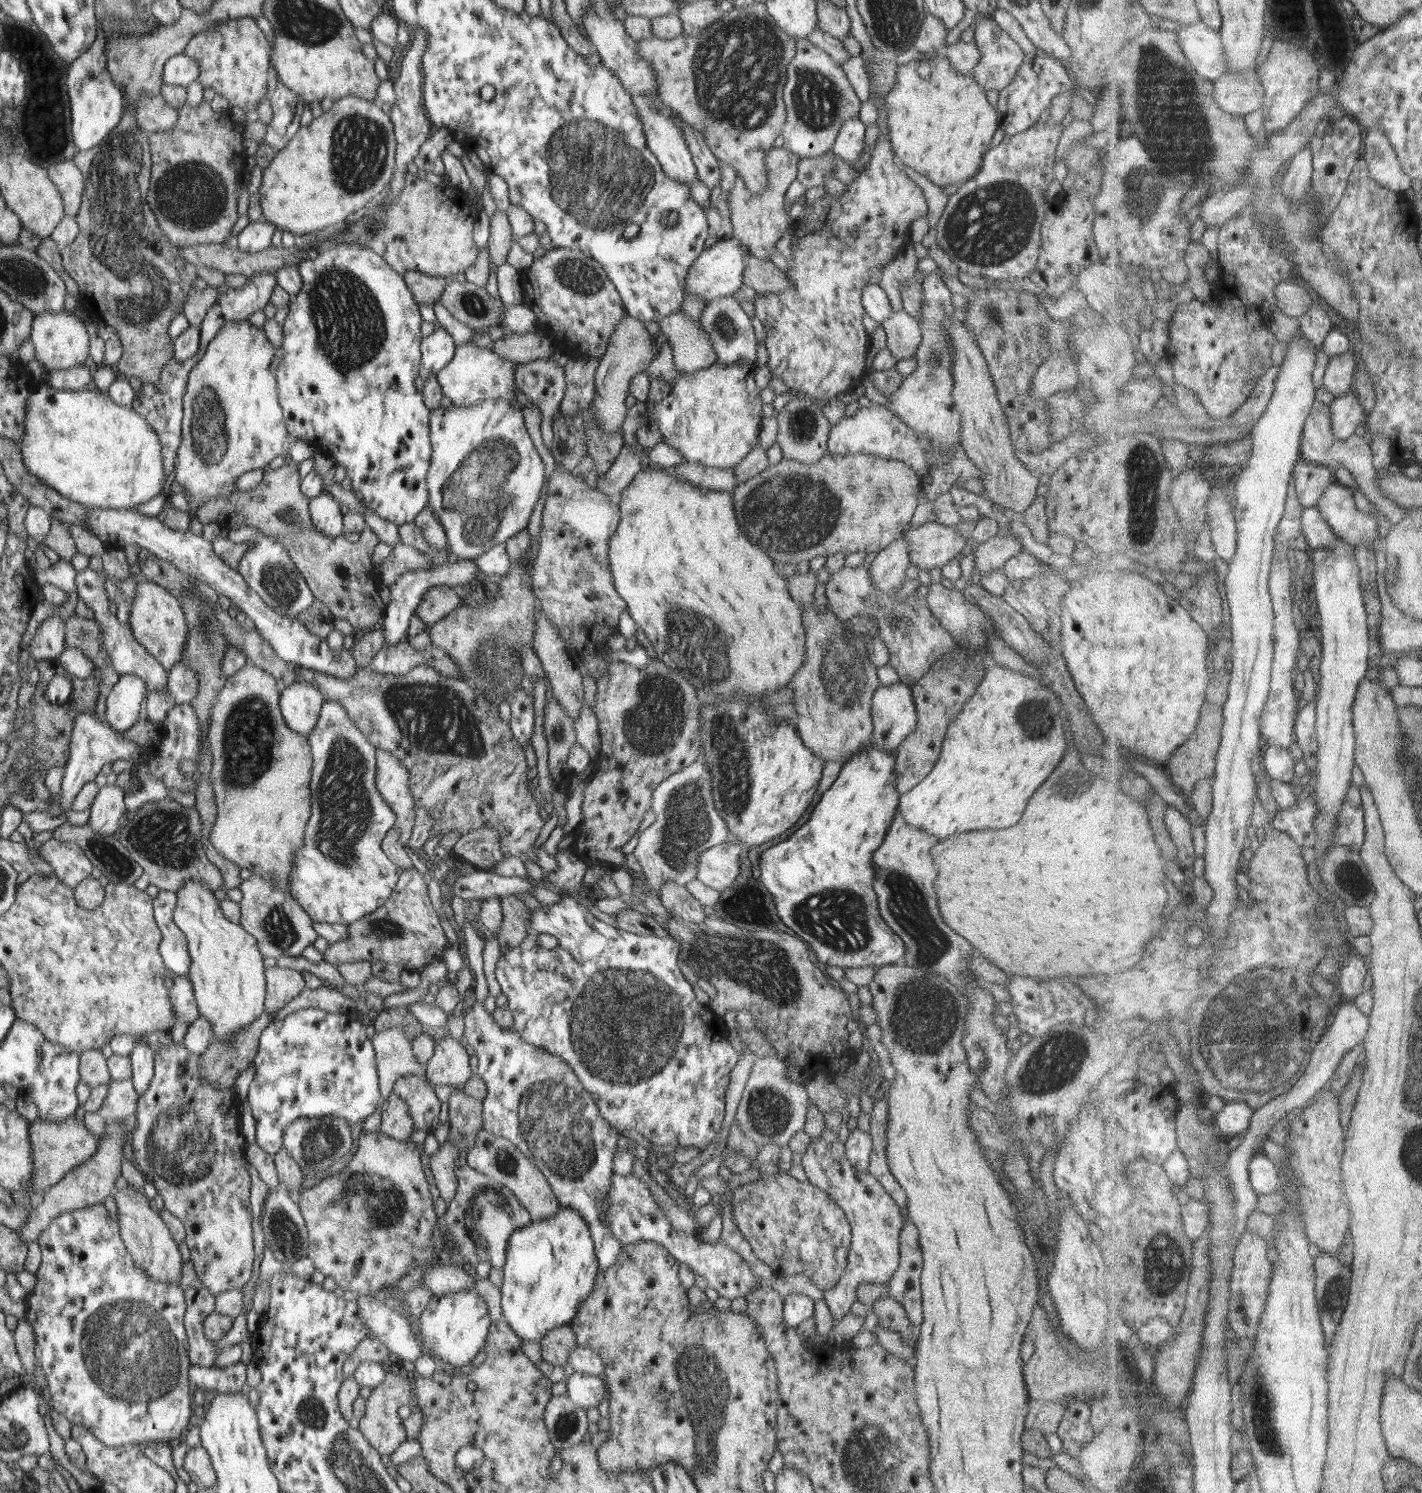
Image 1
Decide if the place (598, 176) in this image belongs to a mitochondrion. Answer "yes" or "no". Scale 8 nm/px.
yes

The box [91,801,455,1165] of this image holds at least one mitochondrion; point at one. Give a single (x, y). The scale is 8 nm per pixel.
(163, 837)

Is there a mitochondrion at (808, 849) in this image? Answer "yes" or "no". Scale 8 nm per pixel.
no

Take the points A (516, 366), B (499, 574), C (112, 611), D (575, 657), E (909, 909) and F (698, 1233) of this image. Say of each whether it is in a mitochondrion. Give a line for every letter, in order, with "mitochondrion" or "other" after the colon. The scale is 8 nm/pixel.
A: other
B: other
C: other
D: other
E: mitochondrion
F: other

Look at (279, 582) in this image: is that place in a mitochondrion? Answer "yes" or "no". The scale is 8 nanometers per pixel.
yes

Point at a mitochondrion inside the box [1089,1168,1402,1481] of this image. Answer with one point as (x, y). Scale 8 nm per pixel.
(1165, 1266)

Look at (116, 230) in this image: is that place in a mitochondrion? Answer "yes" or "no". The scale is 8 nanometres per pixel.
yes

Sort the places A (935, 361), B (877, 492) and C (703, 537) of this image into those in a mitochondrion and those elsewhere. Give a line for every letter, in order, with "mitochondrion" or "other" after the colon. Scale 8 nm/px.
A: mitochondrion
B: mitochondrion
C: other

